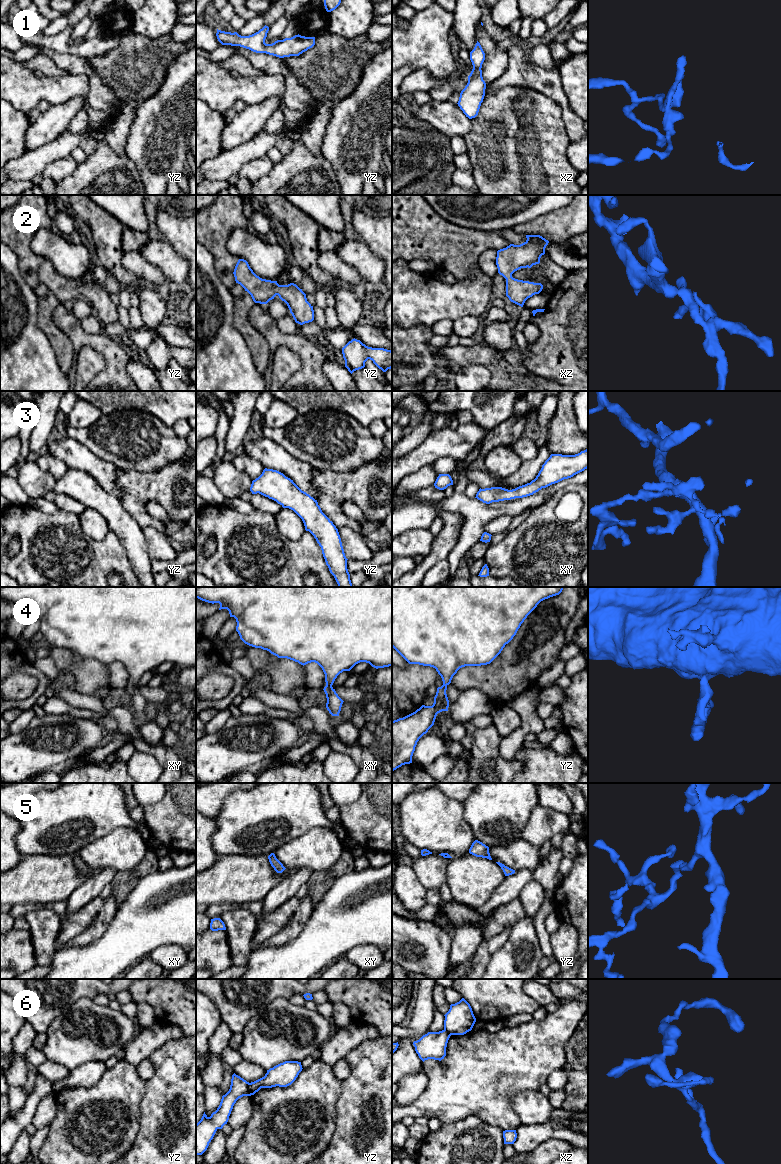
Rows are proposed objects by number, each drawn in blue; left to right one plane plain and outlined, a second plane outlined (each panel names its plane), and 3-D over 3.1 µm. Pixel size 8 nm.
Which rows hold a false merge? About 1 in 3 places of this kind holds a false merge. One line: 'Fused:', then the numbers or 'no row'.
Fused: 6

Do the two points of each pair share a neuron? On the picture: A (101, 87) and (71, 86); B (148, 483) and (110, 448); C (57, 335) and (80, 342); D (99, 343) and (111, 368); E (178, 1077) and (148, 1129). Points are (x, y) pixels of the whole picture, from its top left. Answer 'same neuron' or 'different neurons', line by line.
A: different neurons
B: different neurons
C: different neurons
D: same neuron
E: same neuron

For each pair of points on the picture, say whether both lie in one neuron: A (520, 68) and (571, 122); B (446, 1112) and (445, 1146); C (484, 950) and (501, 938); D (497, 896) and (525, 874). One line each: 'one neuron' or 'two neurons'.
A: one neuron
B: two neurons
C: one neuron
D: one neuron

